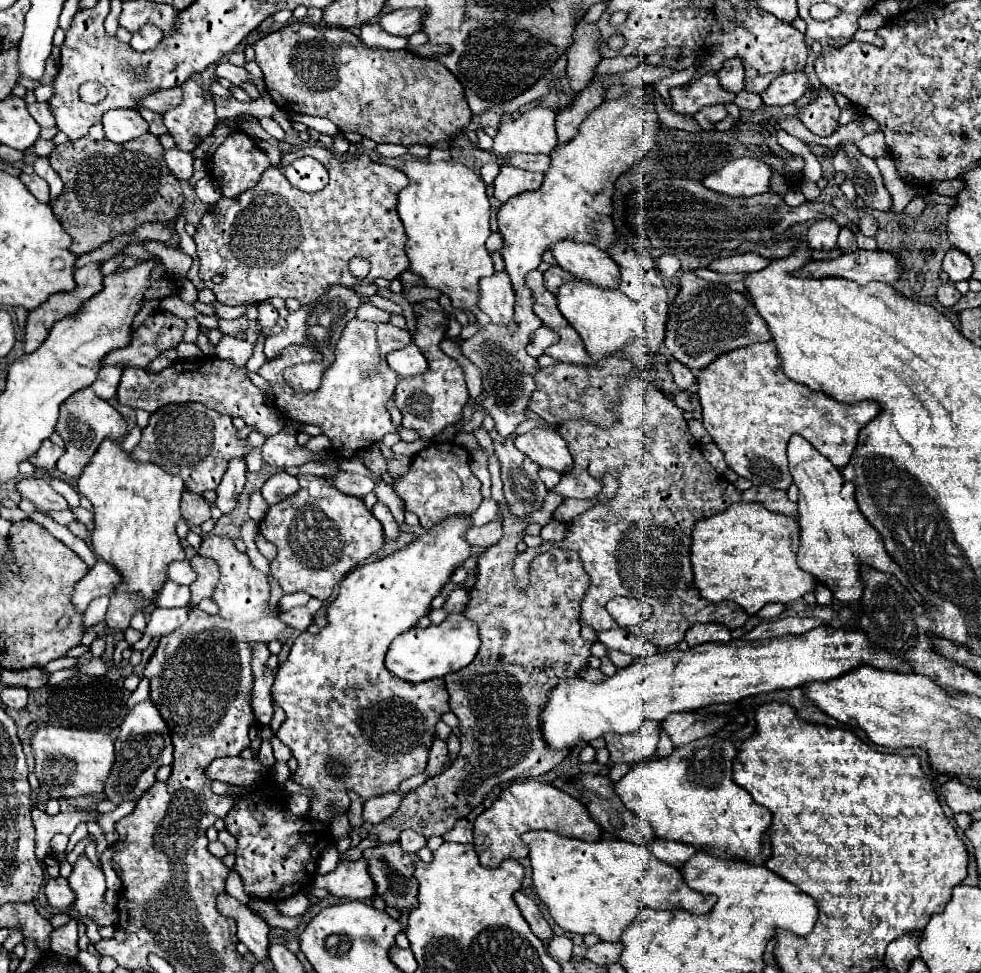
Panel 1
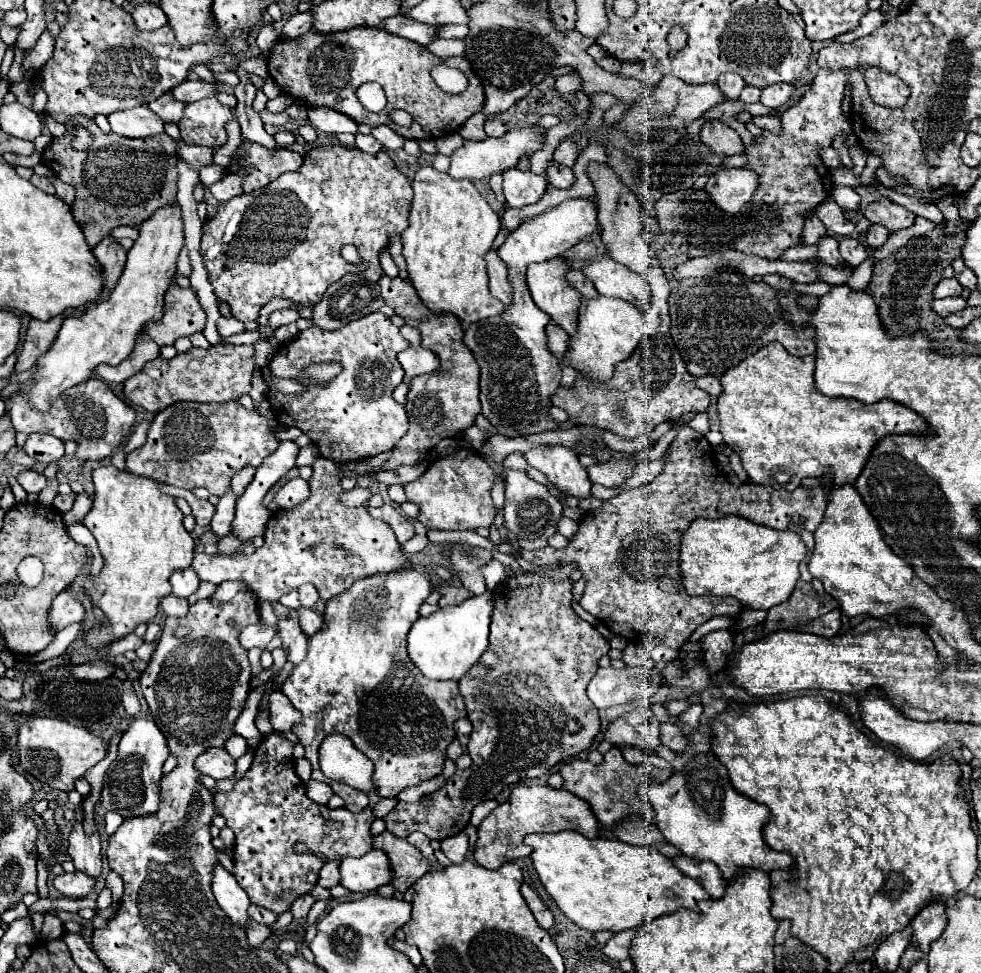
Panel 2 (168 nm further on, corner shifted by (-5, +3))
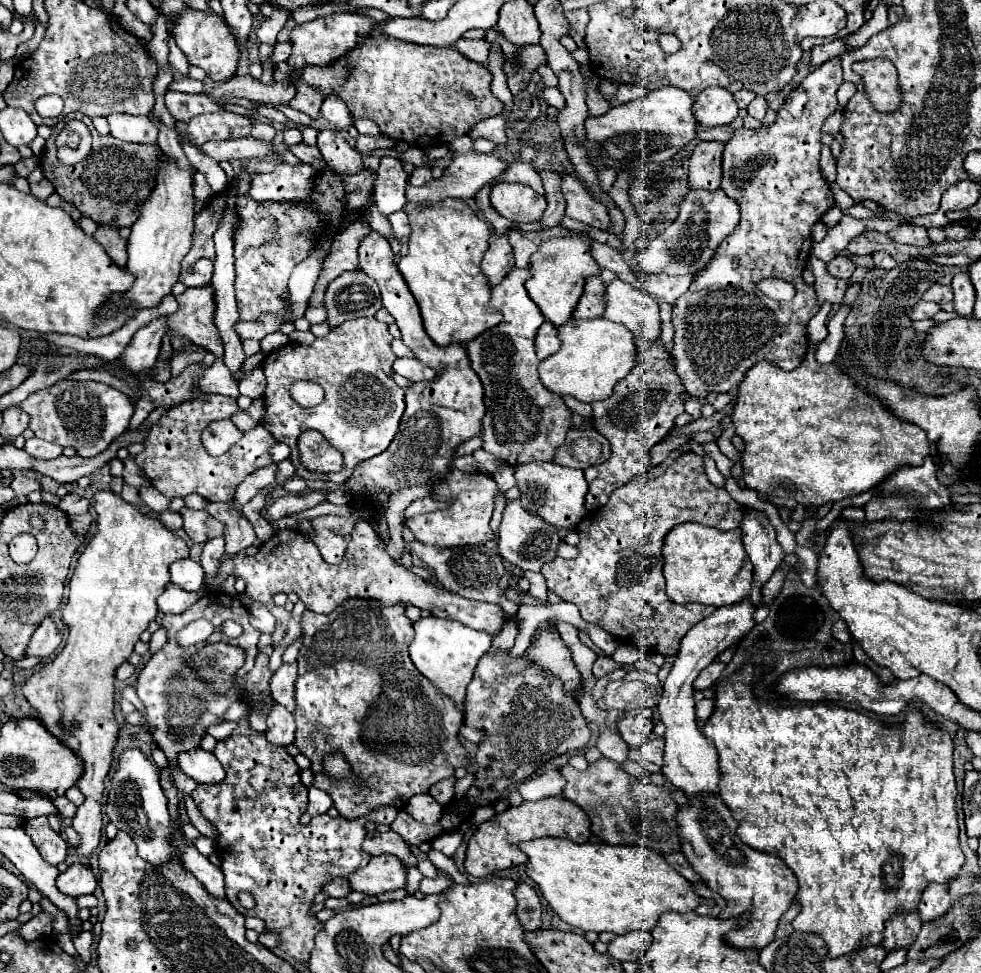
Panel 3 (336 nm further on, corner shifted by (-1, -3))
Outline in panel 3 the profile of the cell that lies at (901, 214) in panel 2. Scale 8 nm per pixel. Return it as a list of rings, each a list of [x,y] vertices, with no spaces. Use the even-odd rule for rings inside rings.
[[[898,226],[894,230],[888,232],[888,236],[900,244],[908,244],[908,246],[918,246],[918,248],[926,248],[932,244],[932,240],[928,238],[926,228],[922,226]]]

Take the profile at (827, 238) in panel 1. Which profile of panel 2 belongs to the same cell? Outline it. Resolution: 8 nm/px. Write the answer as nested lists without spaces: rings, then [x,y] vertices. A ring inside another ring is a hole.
[[[830,234],[822,236],[818,242],[818,258],[824,260],[824,264],[832,264],[832,266],[840,266],[844,264],[840,252],[838,252],[838,240]]]

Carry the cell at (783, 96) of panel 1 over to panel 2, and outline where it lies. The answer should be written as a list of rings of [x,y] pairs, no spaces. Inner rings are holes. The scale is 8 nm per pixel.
[[[772,84],[772,86],[768,86],[768,88],[764,88],[762,90],[762,96],[760,96],[760,102],[764,104],[764,106],[768,106],[768,108],[780,108],[780,106],[784,106],[790,98],[792,98],[792,94],[796,92],[796,86],[794,84]]]

